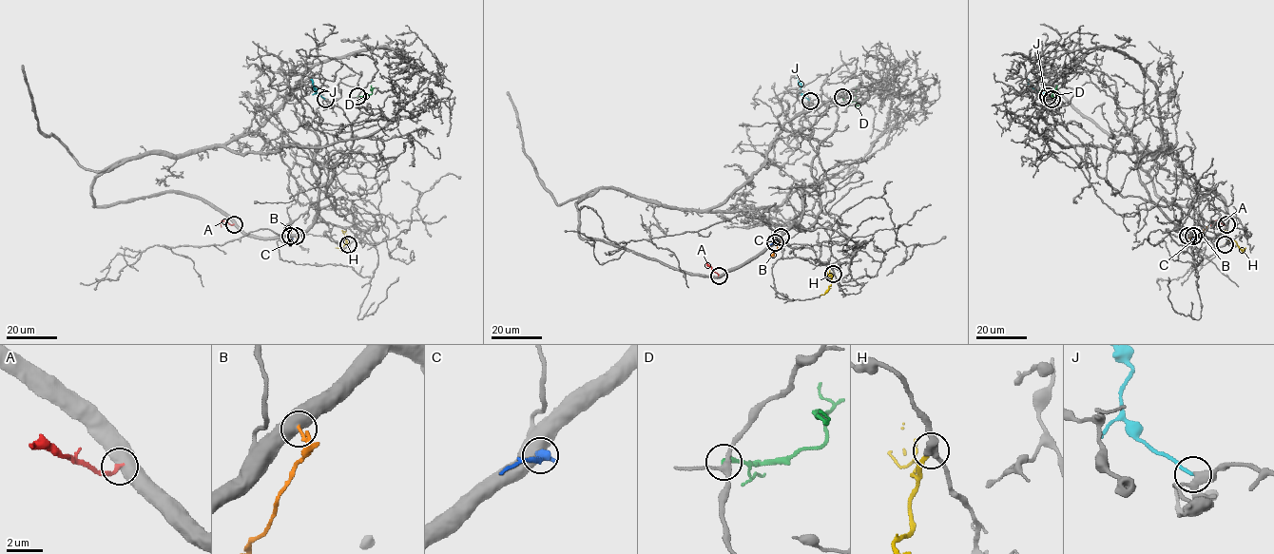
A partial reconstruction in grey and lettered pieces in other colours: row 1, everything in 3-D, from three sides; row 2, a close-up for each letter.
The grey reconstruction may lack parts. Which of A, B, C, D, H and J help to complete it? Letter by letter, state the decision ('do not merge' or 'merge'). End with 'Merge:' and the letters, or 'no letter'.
A: do not merge
B: do not merge
C: do not merge
D: do not merge
H: do not merge
J: merge
Merge: J

